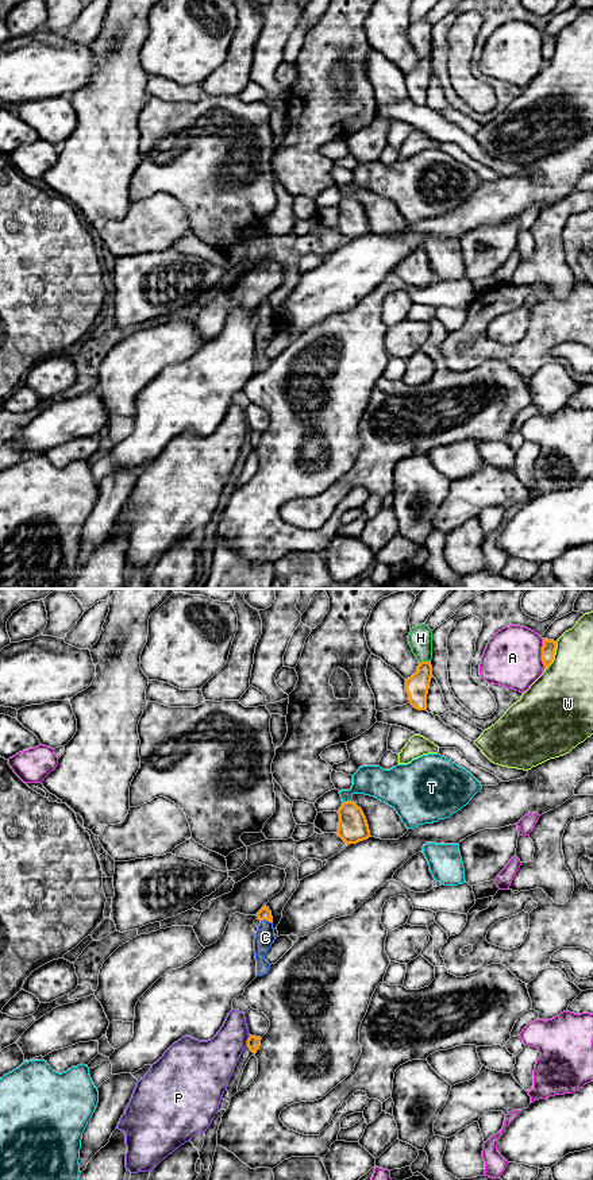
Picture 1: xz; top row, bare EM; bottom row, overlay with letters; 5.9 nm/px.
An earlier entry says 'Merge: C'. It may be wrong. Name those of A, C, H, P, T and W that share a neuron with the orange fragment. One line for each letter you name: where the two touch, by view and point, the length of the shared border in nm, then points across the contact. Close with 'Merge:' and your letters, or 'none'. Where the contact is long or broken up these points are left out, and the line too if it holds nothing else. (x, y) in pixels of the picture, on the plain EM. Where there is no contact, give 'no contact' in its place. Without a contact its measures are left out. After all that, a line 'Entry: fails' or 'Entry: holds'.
C: xz (266, 315) | 70 nm | across xz (264, 308), (266, 315), (265, 332)
Merge: C
Entry: holds

